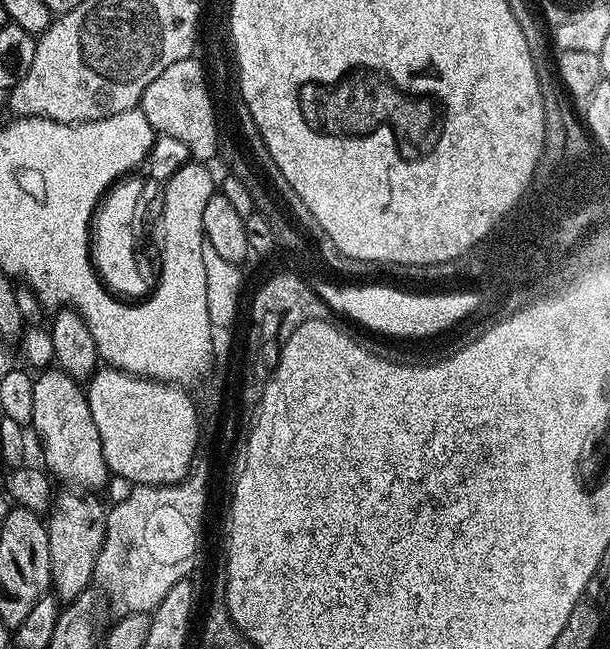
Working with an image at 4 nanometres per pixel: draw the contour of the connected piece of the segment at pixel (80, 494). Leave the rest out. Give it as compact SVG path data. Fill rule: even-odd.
M60 490L55 493L46 516L48 545L50 546L51 591L57 600L67 602L78 598L93 583L98 554L106 534L108 514L106 504L99 495L84 490Z

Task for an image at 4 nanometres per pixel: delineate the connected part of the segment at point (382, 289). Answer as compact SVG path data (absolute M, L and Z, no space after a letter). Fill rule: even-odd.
M314 280L313 288L332 311L349 321L356 321L367 331L396 340L428 340L451 331L467 321L482 304L481 291L420 294L384 284L344 286L324 280Z

